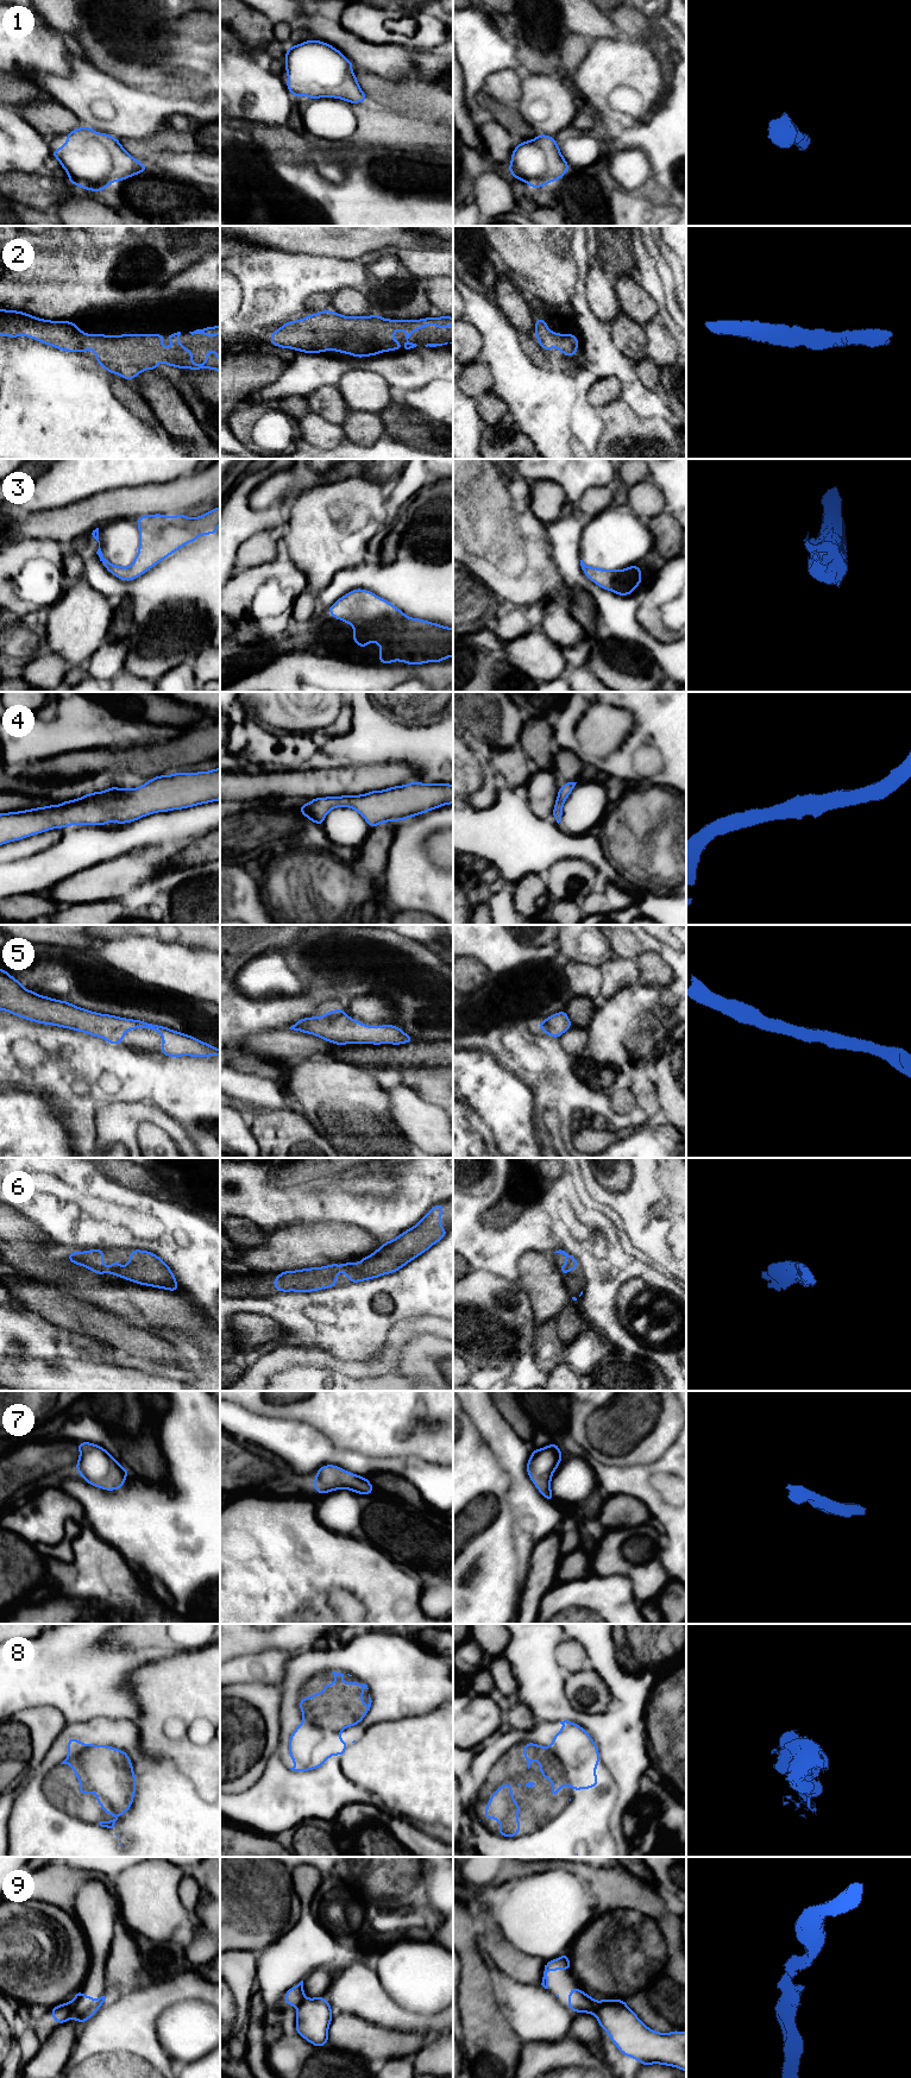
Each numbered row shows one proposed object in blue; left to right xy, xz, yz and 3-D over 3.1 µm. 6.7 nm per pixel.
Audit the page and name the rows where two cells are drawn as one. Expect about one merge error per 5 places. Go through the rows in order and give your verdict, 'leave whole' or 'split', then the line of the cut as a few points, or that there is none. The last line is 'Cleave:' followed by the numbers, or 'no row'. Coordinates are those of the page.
1: leave whole | no cut
2: leave whole | no cut
3: leave whole | no cut
4: leave whole | no cut
5: leave whole | no cut
6: leave whole | no cut
7: leave whole | no cut
8: leave whole | no cut
9: split | xy (71, 2002), (71, 2014), (69, 2017)
Cleave: 9

